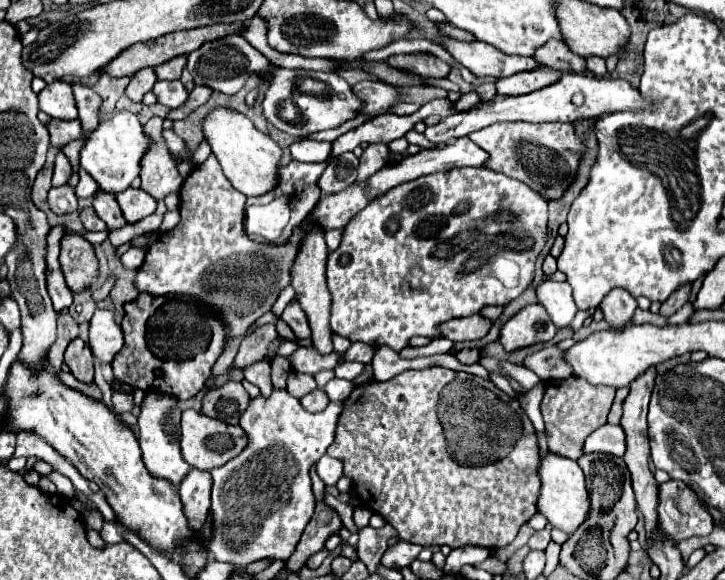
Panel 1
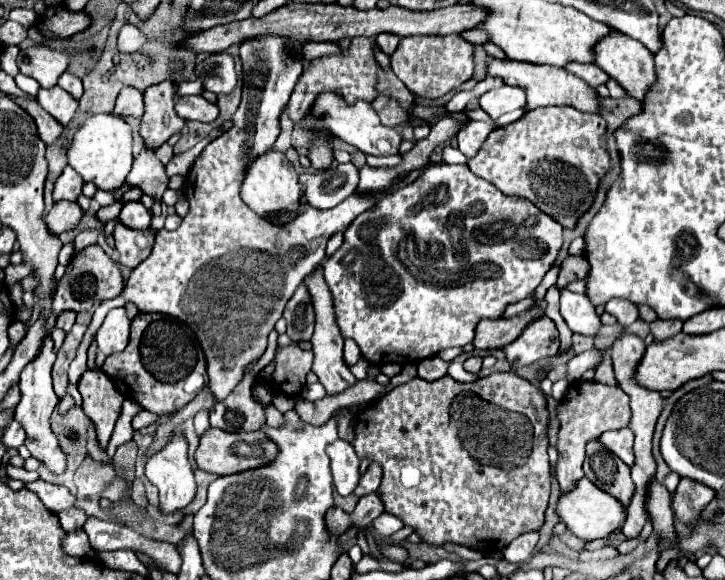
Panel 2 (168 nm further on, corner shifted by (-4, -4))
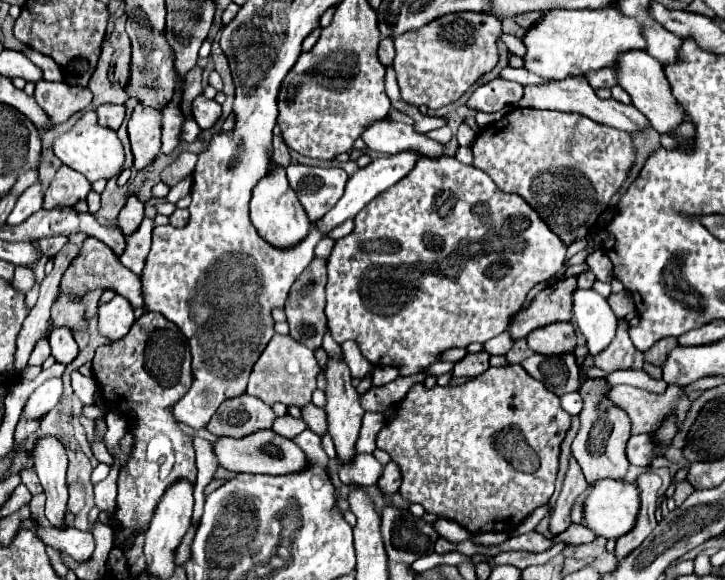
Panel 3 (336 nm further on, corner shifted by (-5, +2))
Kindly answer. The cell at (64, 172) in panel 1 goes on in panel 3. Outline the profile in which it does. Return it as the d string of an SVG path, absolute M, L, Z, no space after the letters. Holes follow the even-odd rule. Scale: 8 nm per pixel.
M60 166L44 196L44 208L74 206L78 200L84 200L88 192L90 182L80 172L70 170L68 166Z

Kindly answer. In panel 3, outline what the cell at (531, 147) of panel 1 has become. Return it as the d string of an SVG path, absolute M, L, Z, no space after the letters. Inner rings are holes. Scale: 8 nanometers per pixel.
M516 108L502 120L482 128L472 146L472 154L472 164L476 168L484 170L502 192L520 194L542 218L546 218L548 226L566 244L588 236L588 228L604 212L634 162L634 146L624 130L598 124L582 114L534 108Z

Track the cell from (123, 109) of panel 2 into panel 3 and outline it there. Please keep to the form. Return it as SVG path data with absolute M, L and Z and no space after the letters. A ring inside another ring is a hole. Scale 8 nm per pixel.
M102 104L96 108L96 114L98 114L98 122L102 126L110 126L110 128L118 130L124 120L126 106L124 104Z

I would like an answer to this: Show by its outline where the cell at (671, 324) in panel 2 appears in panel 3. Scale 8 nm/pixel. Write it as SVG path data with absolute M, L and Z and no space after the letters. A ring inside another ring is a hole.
M674 336L662 338L662 340L658 340L650 350L644 352L644 360L646 360L646 362L652 362L652 364L656 364L656 366L662 366L662 358L666 358L666 354L668 354L674 346L678 346L678 340L676 340Z

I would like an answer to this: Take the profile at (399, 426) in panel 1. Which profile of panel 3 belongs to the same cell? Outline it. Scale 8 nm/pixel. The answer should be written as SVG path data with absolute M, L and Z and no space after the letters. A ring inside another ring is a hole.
M508 364L508 366L498 366L498 368L488 368L480 376L468 380L466 384L460 386L434 386L426 388L424 384L414 384L408 394L392 406L392 416L386 418L382 430L376 436L376 446L380 450L386 450L392 458L392 462L398 464L402 472L402 486L400 486L400 496L408 500L410 504L420 504L428 514L436 514L438 518L454 520L460 526L464 526L472 534L484 534L484 532L514 532L518 524L532 514L536 508L548 504L550 496L554 494L554 482L556 482L556 472L558 472L558 454L560 454L560 444L564 440L566 430L570 428L570 414L562 410L558 396L546 386L532 378L520 364ZM518 418L524 418L524 434L522 426L518 424Z

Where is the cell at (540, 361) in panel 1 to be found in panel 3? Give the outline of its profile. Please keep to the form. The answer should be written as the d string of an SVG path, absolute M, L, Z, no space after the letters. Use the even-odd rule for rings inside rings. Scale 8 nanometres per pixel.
M620 320L620 326L617 327L616 338L612 340L612 344L602 350L600 354L592 356L594 358L594 366L604 370L606 374L614 372L614 370L626 370L632 368L634 362L634 344L630 342L628 336L628 326Z

